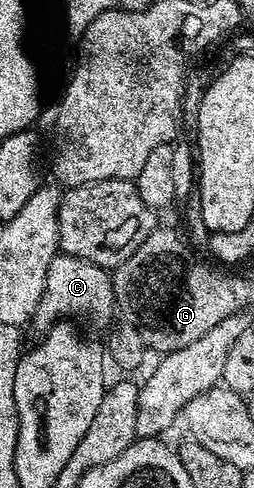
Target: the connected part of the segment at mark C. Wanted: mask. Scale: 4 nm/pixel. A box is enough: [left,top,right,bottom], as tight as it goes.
[33,254,115,330]

